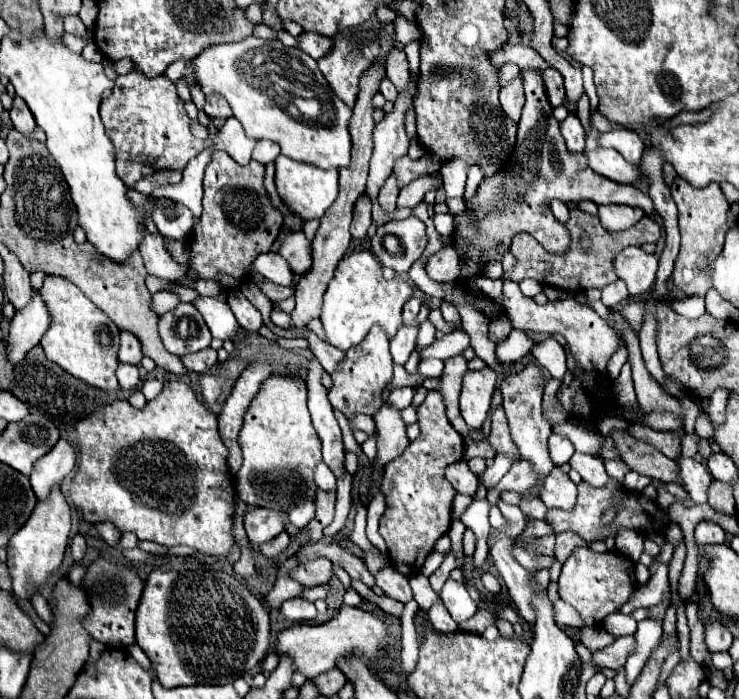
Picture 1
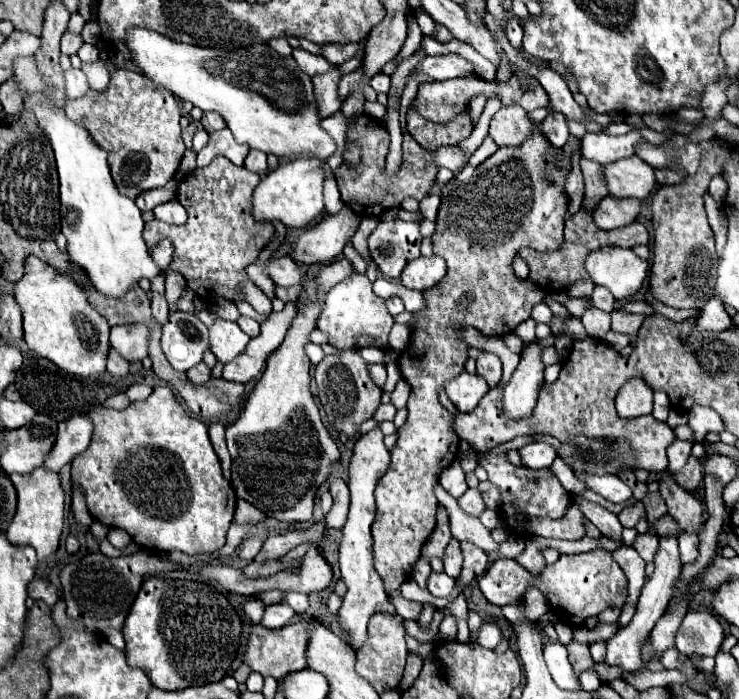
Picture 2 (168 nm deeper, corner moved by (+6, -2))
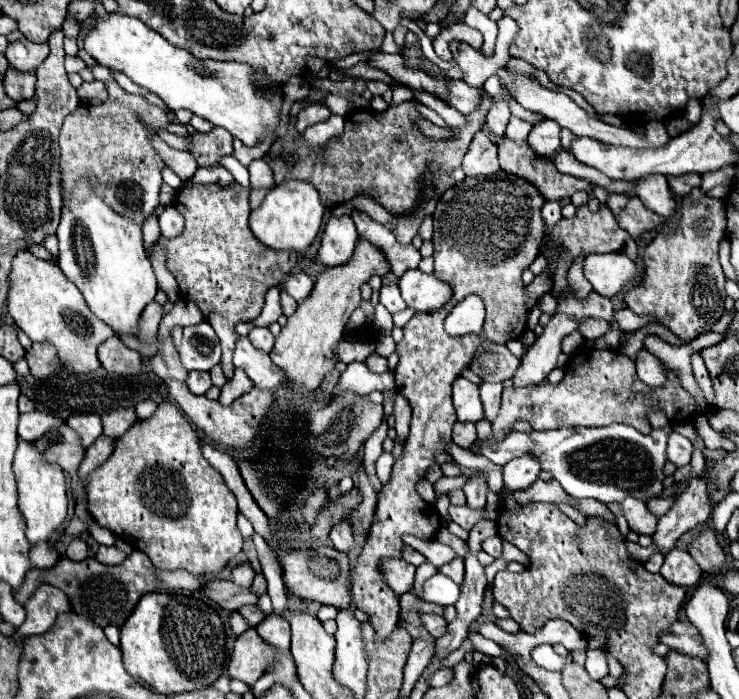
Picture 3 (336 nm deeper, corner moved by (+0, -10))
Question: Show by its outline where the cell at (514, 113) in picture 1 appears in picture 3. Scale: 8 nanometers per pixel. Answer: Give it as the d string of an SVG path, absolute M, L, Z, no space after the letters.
M506 138L504 142L498 144L498 158L500 158L500 168L504 172L520 176L520 178L528 180L530 184L534 184L544 200L560 200L560 198L570 198L578 190L586 190L586 192L594 190L594 184L590 184L588 180L574 178L574 176L568 176L568 174L560 174L550 160L540 158L532 150L528 150L528 142L514 142L514 140Z

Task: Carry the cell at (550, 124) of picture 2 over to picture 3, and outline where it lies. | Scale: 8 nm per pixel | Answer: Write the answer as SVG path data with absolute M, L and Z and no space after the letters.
M542 120L532 126L528 146L540 156L552 156L560 148L560 126L552 120Z

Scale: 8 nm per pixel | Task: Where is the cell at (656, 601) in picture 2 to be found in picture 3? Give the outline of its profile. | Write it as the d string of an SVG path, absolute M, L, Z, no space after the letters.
M704 476L690 478L686 488L676 498L674 506L660 516L658 530L654 534L654 544L660 546L662 554L668 554L676 540L700 522L706 522L712 512L712 502L708 498L708 482Z

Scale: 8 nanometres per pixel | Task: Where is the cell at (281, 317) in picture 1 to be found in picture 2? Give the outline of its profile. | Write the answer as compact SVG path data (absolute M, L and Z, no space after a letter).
M214 158L208 166L196 168L184 182L180 182L176 198L186 208L188 222L184 226L166 226L152 220L144 226L144 240L148 248L156 246L162 238L172 240L174 258L170 270L180 272L198 298L206 302L218 298L244 300L252 304L256 312L270 316L272 300L246 276L246 266L258 258L260 250L274 236L274 226L270 222L252 216L252 192L258 182L260 176L244 166L234 166L224 158Z

